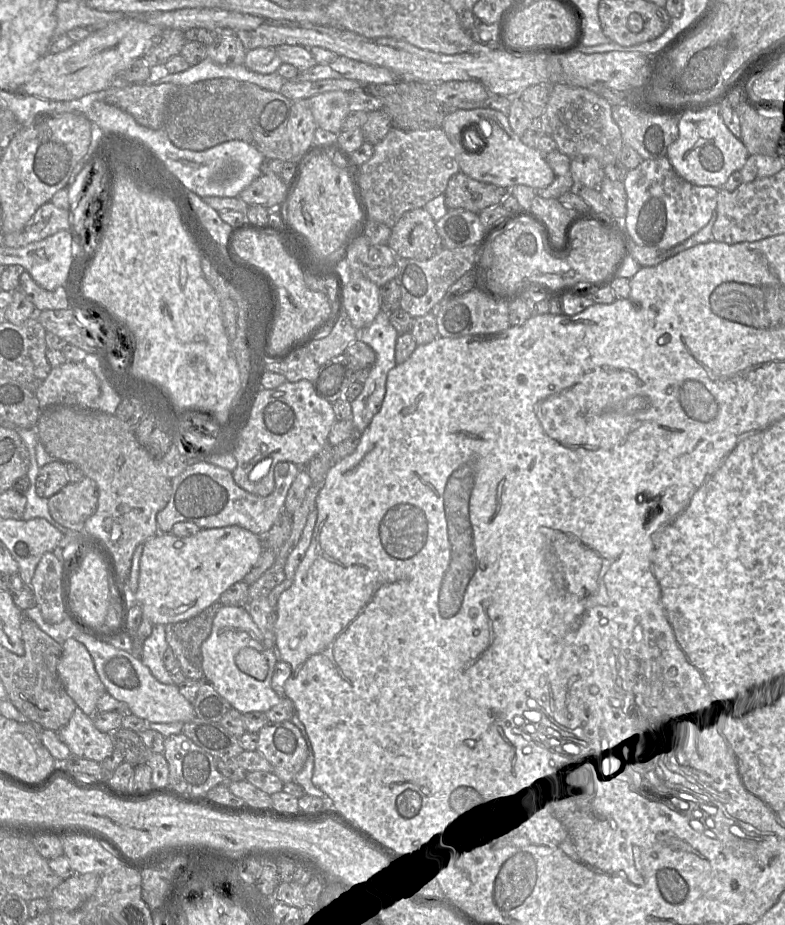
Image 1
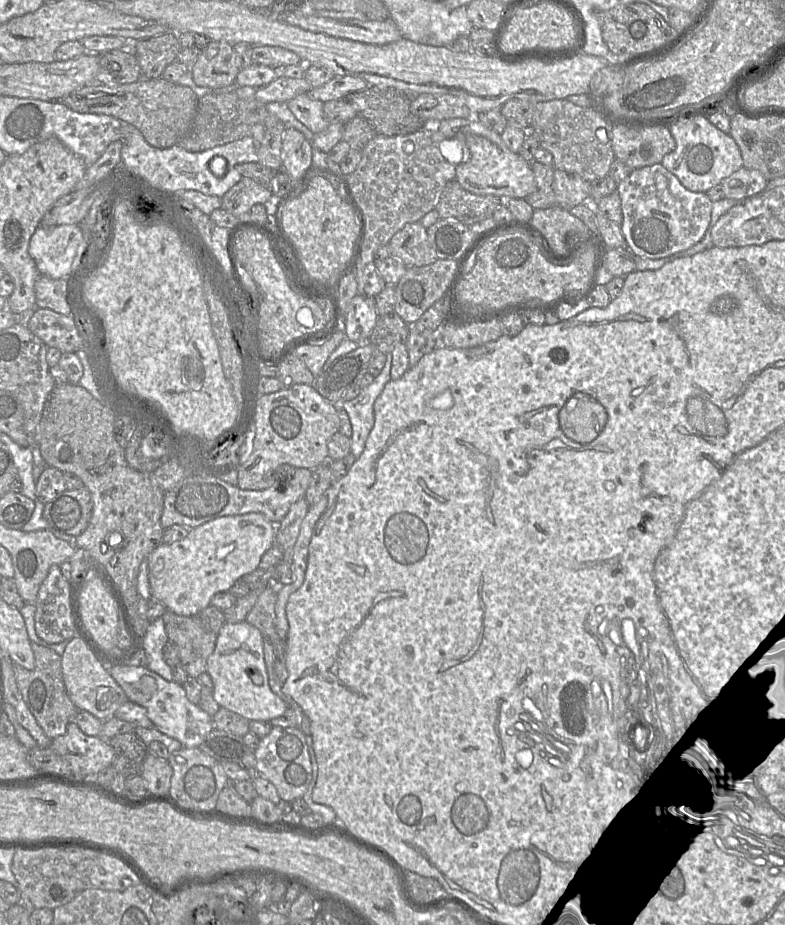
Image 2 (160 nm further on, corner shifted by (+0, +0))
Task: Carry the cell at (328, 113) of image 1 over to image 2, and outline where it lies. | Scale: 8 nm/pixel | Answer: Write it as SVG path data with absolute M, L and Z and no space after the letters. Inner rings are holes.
M302 93L287 102L298 121L308 127L314 134L328 127L329 121L324 116L324 102L310 98Z

